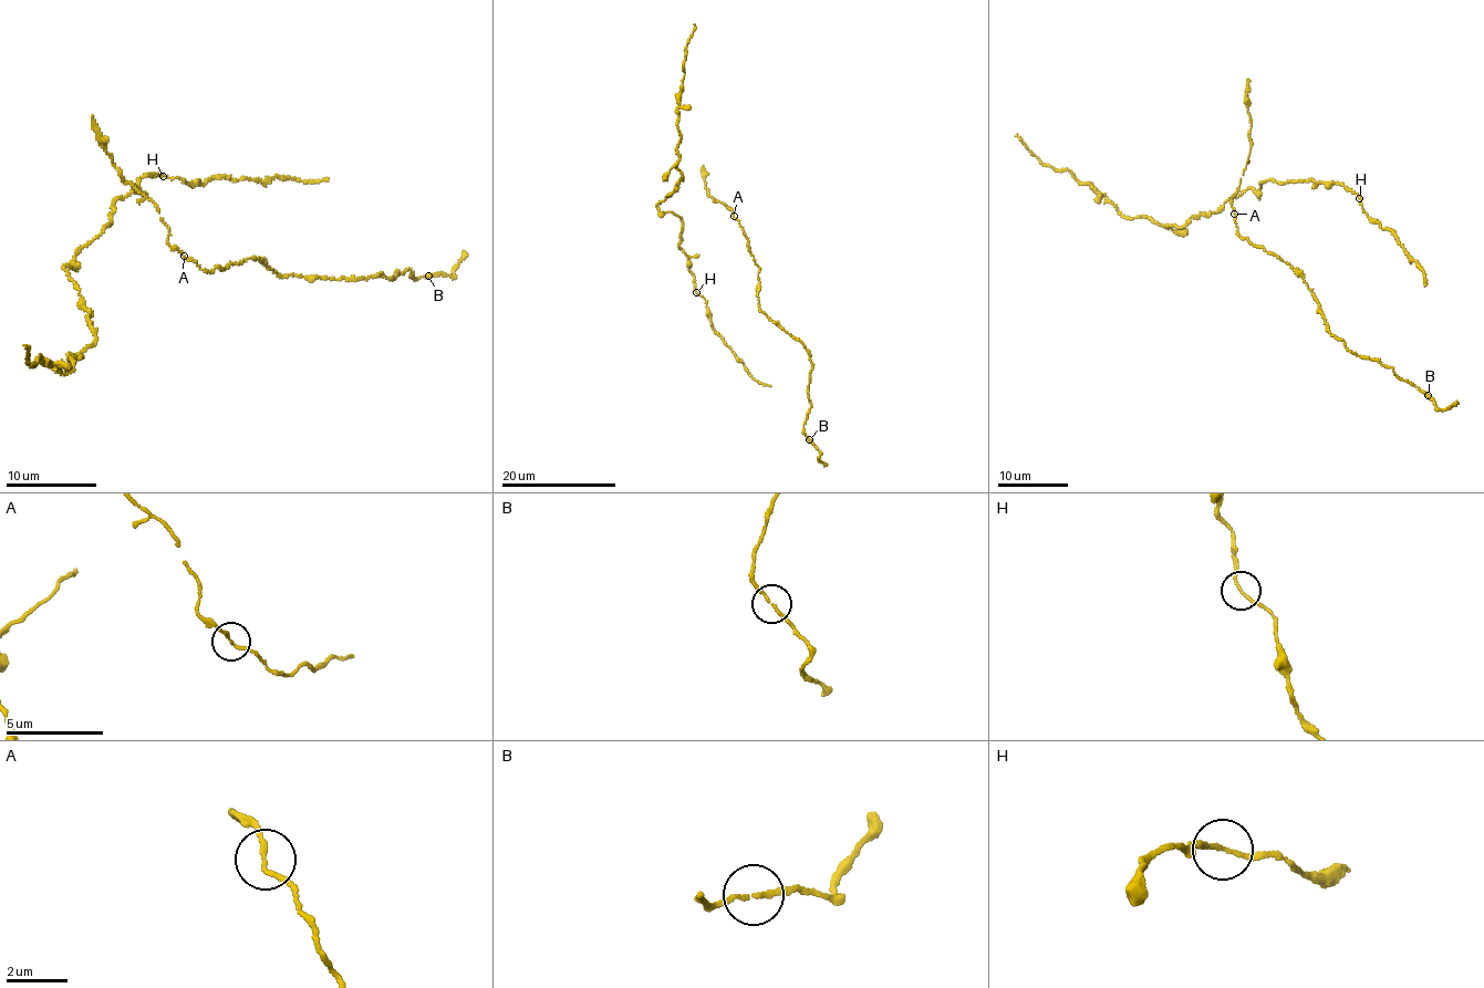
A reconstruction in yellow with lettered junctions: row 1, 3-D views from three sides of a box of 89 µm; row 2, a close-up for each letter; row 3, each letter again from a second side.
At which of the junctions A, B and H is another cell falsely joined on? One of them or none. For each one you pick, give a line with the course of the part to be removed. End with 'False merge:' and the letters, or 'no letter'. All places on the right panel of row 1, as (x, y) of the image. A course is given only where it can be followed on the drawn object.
False merge: no letter

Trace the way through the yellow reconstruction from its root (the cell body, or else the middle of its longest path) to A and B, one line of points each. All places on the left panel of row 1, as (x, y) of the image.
A: (163, 220), (168, 230), (169, 243), (184, 257)
B: (163, 220), (169, 243), (207, 272), (253, 257), (282, 276), (391, 279), (406, 269), (416, 279), (428, 276)

